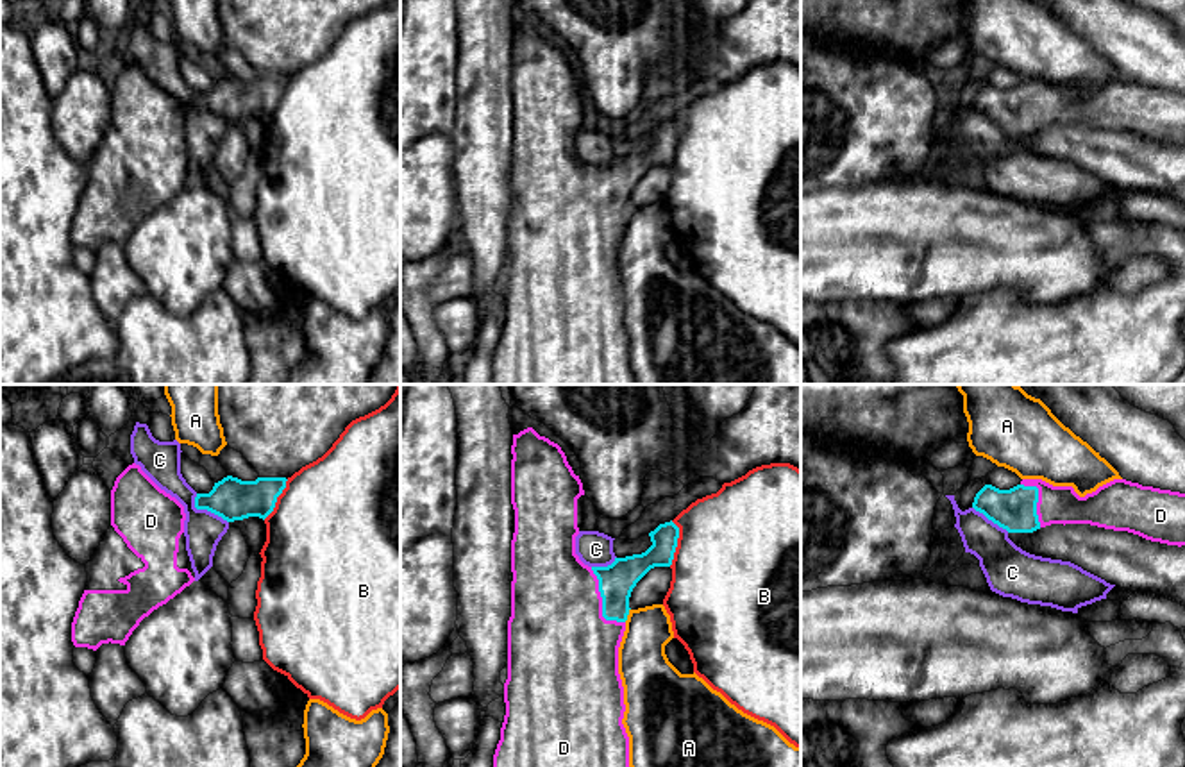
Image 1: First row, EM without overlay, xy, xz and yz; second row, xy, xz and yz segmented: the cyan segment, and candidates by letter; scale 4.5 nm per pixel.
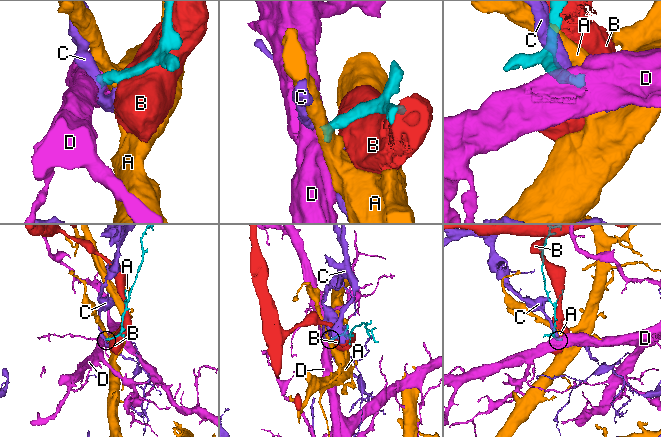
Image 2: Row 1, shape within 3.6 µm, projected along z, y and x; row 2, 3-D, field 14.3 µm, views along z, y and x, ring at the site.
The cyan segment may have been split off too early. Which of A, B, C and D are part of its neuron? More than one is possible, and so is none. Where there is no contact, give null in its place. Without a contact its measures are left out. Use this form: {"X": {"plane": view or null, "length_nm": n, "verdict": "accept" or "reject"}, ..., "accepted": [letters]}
{"A": {"plane": "xz", "length_nm": 70, "verdict": "reject"}, "B": {"plane": "xz", "length_nm": 200, "verdict": "reject"}, "C": {"plane": "xy", "length_nm": 200, "verdict": "reject"}, "D": {"plane": "xz", "length_nm": 300, "verdict": "accept"}, "accepted": ["D"]}

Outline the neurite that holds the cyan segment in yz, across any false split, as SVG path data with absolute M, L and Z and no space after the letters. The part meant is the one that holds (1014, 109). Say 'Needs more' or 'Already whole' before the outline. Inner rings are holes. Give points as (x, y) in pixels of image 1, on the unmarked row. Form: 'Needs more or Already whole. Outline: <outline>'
Needs more. Outline: M1022 79L1010 89L985 84L972 107L1008 132L1051 123L1090 123L1151 141L1185 145L1185 93L1114 79L1080 97L1072 86Z

